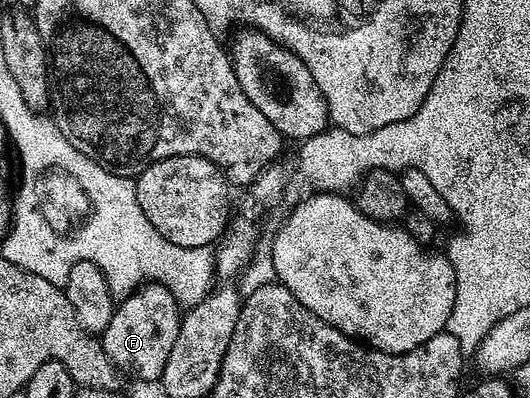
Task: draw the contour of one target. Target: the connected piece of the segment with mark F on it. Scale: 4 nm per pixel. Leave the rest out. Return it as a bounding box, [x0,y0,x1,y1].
[102,283,182,382]

